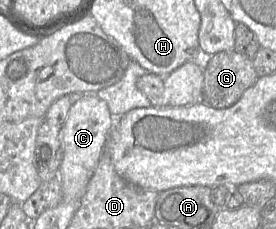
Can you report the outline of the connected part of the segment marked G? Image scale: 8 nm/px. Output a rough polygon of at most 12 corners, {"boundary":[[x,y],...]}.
{"boundary":[[240,52],[206,59],[202,102],[235,104],[258,75]]}

